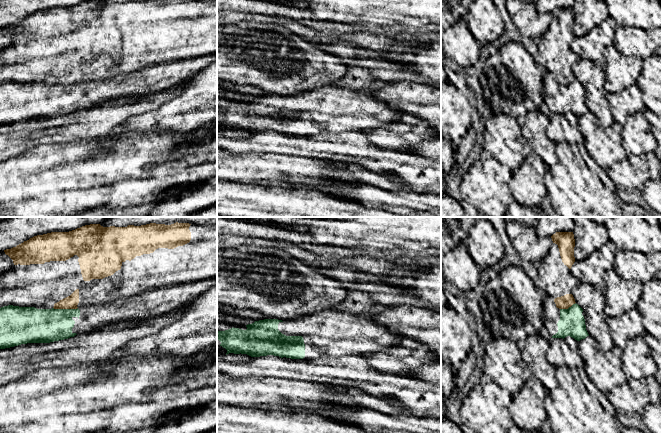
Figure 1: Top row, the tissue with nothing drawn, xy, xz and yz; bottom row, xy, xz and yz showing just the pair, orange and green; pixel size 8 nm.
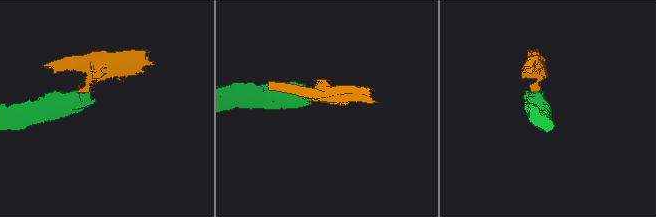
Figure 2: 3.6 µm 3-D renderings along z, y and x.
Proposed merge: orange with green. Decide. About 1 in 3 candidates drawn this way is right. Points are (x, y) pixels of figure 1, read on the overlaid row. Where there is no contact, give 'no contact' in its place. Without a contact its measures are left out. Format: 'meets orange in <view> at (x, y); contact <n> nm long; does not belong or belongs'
meets orange in xy at (65, 308); contact 200 nm long; does not belong

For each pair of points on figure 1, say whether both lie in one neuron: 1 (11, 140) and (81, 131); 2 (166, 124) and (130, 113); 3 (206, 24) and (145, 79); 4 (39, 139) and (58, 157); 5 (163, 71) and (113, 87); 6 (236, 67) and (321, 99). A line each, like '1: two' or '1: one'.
1: one
2: two
3: two
4: two
5: one
6: two

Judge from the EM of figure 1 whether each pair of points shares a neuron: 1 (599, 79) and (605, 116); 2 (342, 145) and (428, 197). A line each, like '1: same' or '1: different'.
1: same
2: different

